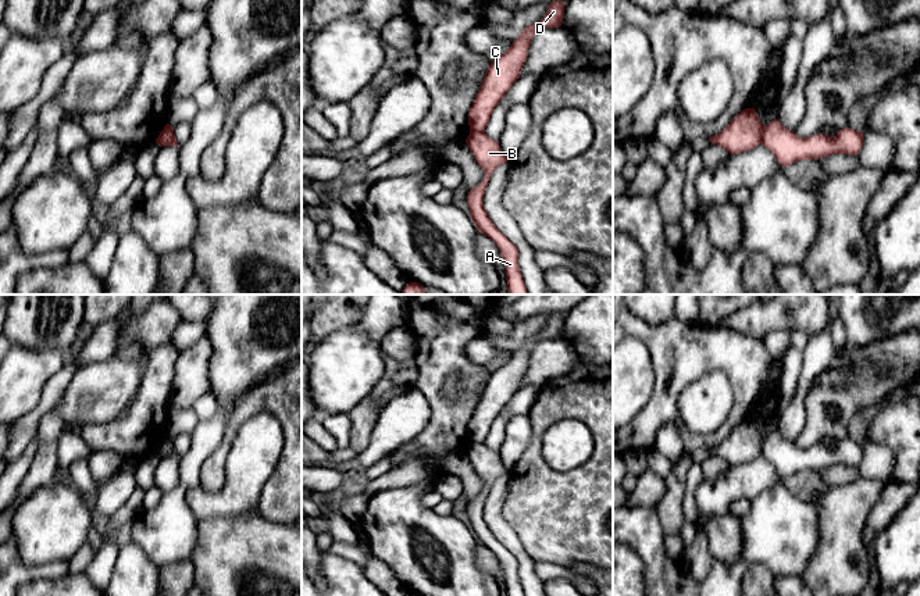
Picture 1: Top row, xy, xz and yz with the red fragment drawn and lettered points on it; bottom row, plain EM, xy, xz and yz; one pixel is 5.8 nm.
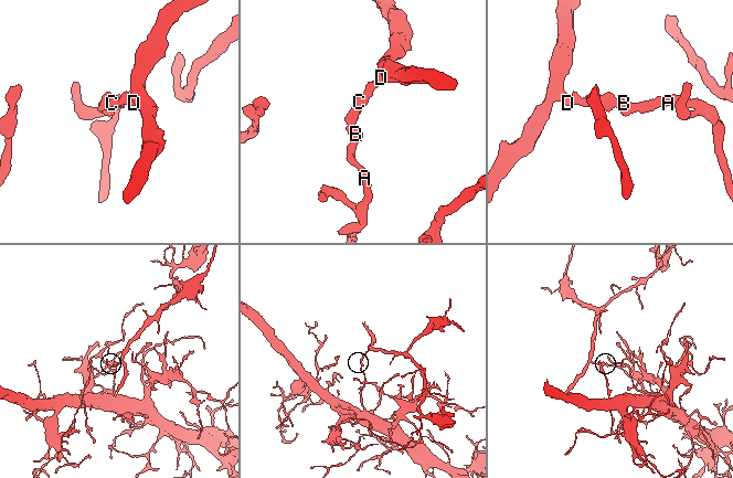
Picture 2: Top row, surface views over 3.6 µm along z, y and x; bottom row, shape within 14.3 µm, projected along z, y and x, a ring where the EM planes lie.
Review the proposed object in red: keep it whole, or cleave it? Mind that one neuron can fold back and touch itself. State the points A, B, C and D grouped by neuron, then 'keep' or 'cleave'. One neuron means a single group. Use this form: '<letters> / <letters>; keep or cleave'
A B / C D; cleave

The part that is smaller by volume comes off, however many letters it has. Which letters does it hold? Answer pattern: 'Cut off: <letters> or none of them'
Cut off: C, D

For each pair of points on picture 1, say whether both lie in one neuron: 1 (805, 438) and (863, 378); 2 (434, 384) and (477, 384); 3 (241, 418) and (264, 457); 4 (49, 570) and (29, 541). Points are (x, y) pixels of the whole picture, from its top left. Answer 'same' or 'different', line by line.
1: same
2: same
3: different
4: different

